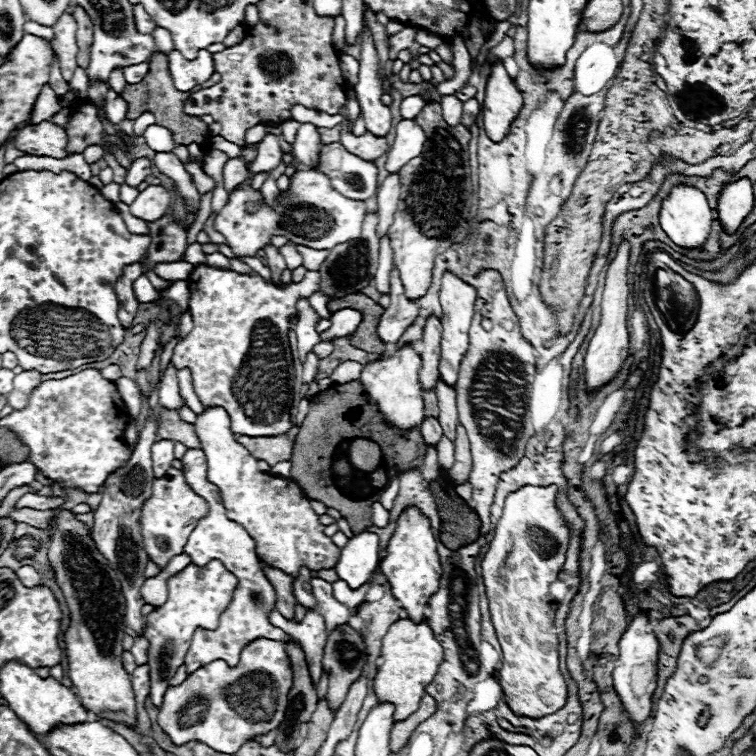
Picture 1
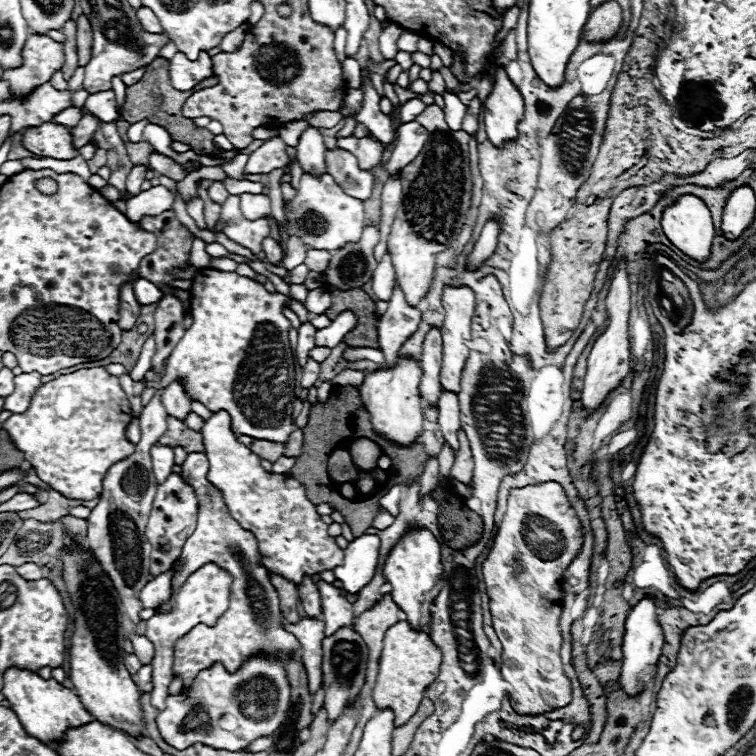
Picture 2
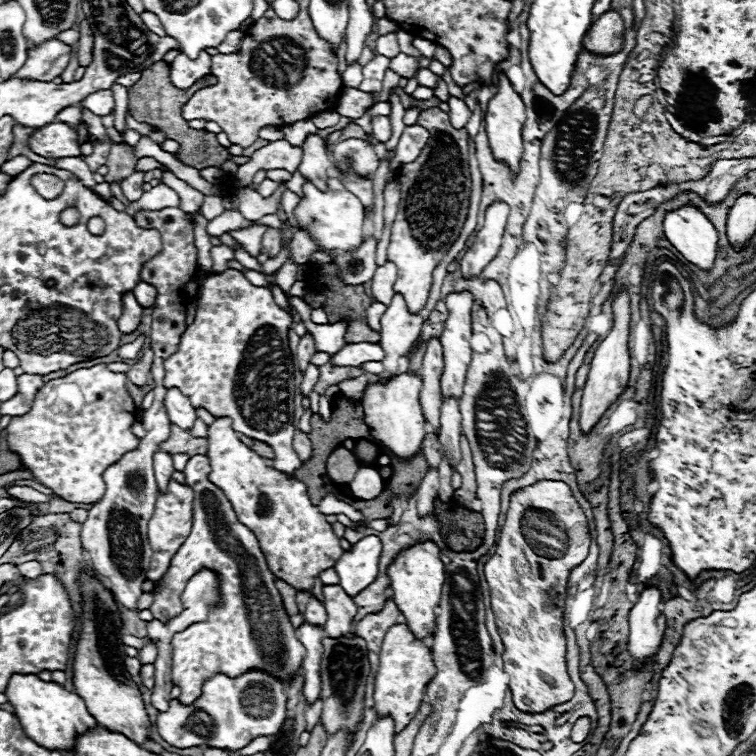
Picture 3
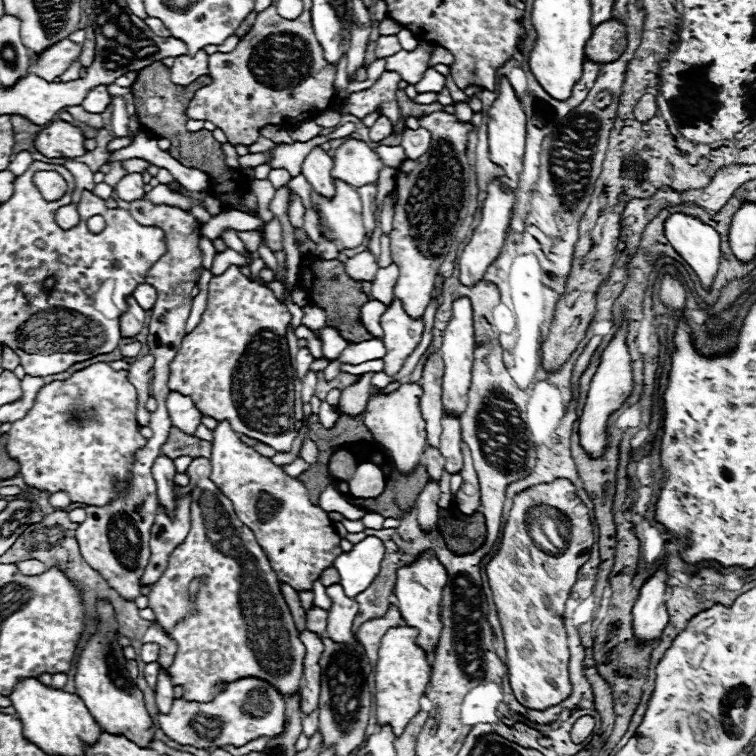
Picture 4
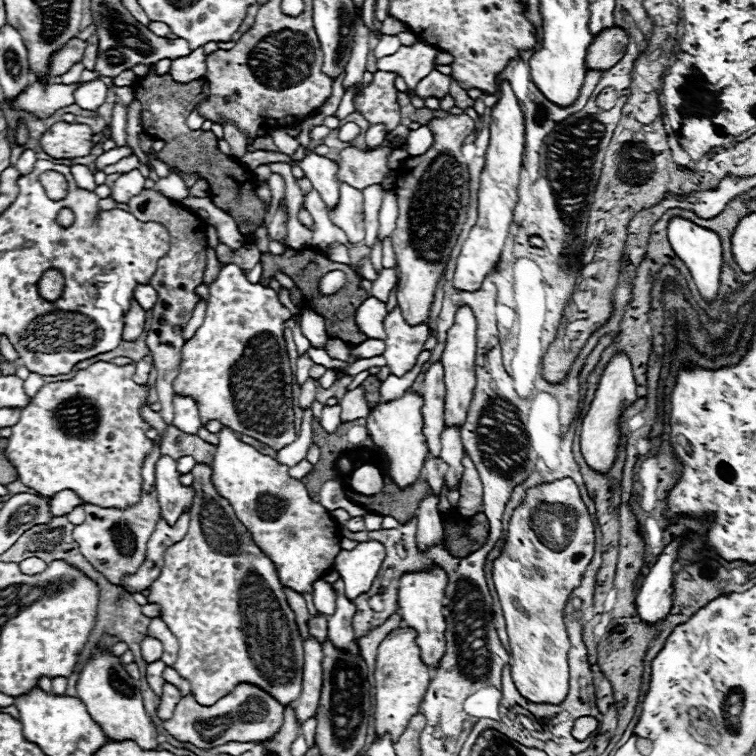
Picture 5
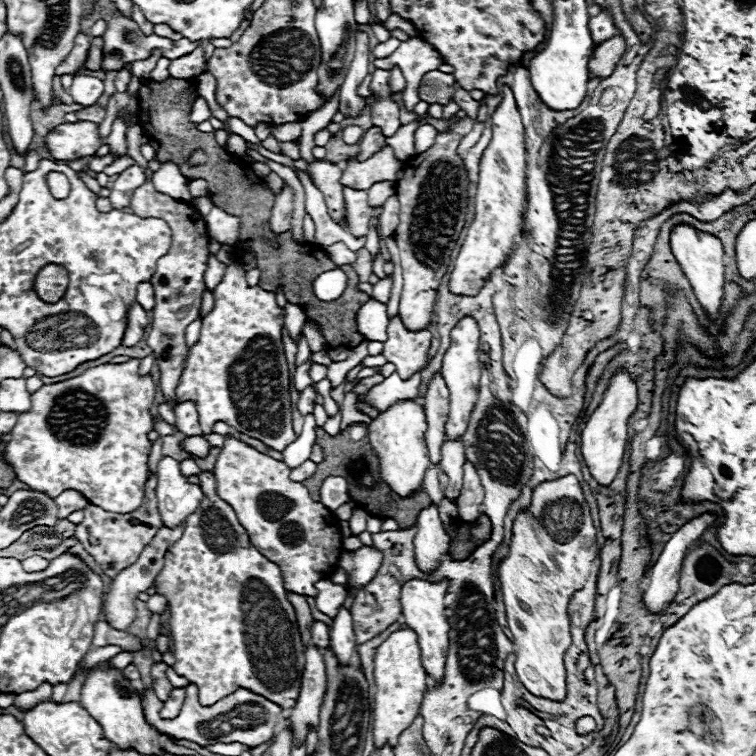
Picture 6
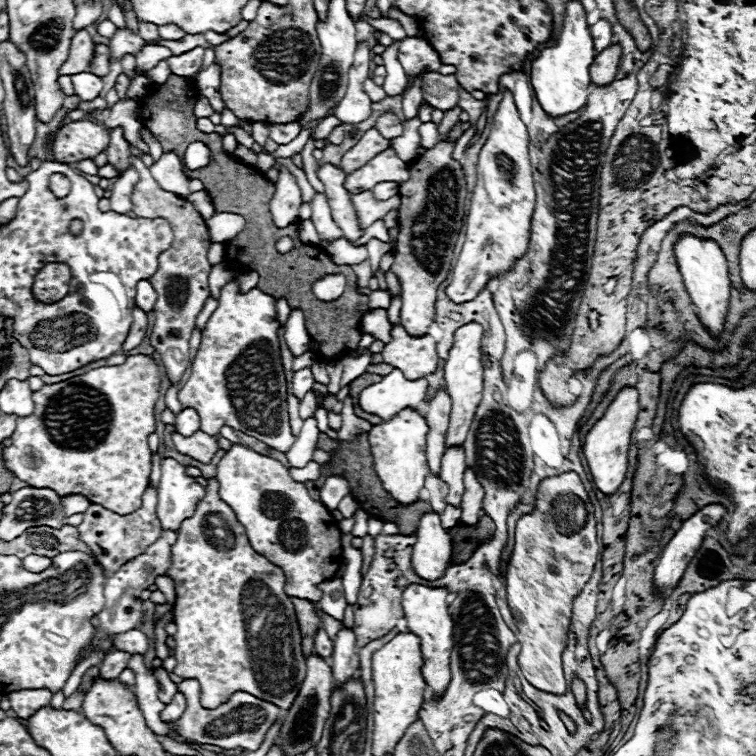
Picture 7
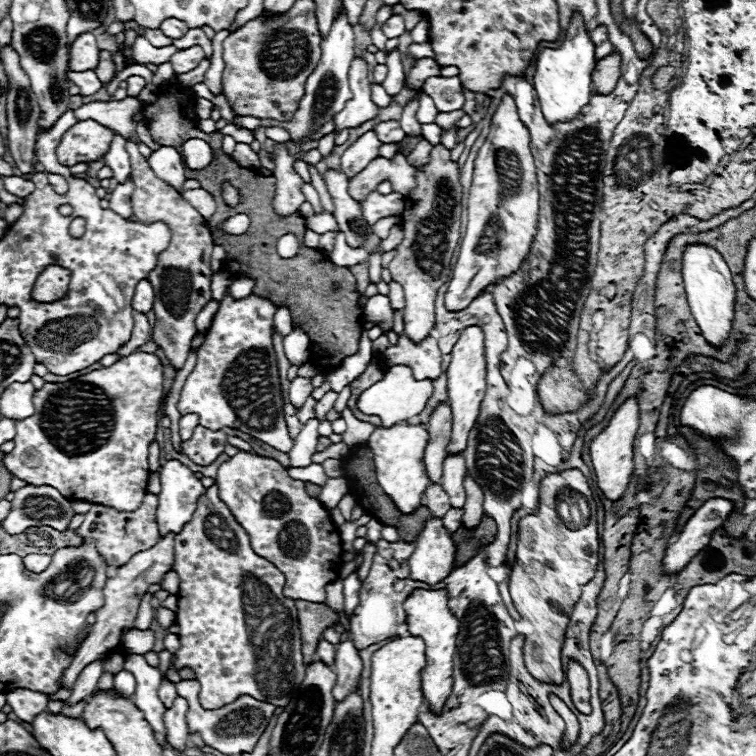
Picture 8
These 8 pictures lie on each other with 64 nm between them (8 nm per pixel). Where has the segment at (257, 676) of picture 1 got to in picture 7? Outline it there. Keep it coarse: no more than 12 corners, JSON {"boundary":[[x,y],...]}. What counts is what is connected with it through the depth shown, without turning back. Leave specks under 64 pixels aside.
{"boundary":[[194,680],[176,724],[160,720],[156,698],[136,696],[144,720],[160,736],[258,750],[280,708],[248,692],[206,710]]}

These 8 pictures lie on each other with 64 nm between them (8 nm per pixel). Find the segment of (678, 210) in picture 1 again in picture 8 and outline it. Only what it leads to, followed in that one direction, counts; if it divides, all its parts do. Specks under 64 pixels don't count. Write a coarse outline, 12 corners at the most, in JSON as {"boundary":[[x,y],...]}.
{"boundary":[[712,246],[682,254],[692,316],[712,346],[732,328],[736,296]]}

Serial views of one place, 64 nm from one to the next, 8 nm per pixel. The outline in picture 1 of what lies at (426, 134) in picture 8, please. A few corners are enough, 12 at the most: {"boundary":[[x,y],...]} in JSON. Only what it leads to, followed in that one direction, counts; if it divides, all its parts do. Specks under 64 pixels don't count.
{"boundary":[[414,120],[396,126],[386,170],[398,172],[420,156],[424,130]]}

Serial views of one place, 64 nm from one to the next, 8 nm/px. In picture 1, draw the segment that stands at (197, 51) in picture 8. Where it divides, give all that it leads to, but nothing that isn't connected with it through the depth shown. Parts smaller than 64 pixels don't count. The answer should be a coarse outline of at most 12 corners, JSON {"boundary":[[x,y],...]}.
{"boundary":[[200,50],[186,60],[168,54],[170,76],[180,92],[192,90],[214,74],[214,60]]}

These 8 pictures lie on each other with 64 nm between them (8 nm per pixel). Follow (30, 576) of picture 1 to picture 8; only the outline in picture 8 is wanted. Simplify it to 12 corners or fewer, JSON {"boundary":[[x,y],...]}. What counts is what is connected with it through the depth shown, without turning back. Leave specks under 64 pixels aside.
{"boundary":[[48,554],[24,556],[24,566],[30,572],[42,572],[52,558]]}

